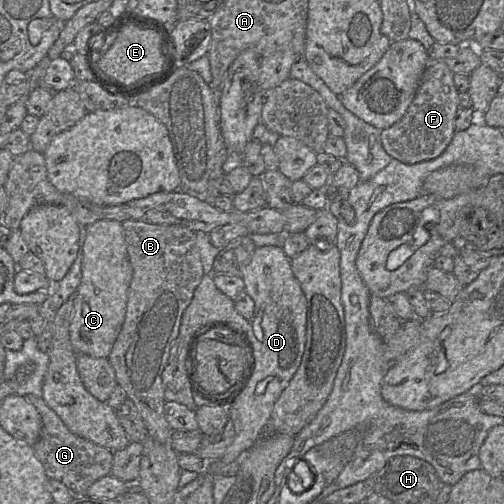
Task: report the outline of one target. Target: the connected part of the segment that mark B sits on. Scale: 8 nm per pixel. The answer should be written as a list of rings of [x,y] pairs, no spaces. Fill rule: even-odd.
[[[140,219],[122,221],[122,226],[133,273],[125,319],[107,359],[115,371],[117,384],[136,405],[148,435],[172,445],[174,430],[164,415],[162,372],[178,337],[182,315],[205,274],[196,232],[180,225],[153,224]]]

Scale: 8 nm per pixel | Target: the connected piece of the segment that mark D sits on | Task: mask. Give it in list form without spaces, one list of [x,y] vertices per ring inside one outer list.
[[[280,246],[256,247],[241,275],[245,293],[254,301],[254,315],[246,335],[252,344],[255,368],[244,391],[228,408],[235,437],[220,458],[223,463],[240,460],[254,443],[265,436],[273,407],[296,373],[306,342],[307,301],[294,276],[289,259]]]

